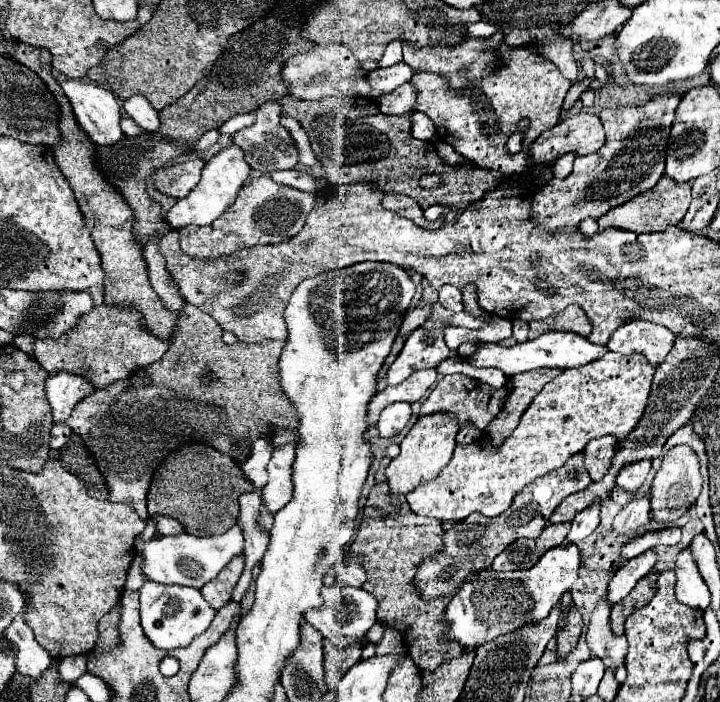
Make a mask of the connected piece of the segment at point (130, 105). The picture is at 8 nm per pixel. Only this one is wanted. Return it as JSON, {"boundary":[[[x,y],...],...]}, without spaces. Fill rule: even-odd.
{"boundary":[[[142,96],[128,98],[124,102],[124,110],[140,128],[144,128],[148,132],[158,132],[158,128],[160,128],[158,112],[152,108],[152,104],[146,98],[142,98]]]}

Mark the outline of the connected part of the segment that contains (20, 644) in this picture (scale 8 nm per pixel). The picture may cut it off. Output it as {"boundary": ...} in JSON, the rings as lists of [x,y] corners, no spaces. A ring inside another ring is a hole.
{"boundary":[[[26,598],[26,606],[24,610],[12,620],[12,624],[6,628],[6,638],[16,646],[16,670],[22,672],[24,676],[30,678],[40,678],[42,670],[46,670],[52,662],[52,658],[48,656],[46,650],[42,650],[42,646],[36,642],[32,630],[28,628],[28,624],[24,622],[24,614],[28,610],[28,598]]]}

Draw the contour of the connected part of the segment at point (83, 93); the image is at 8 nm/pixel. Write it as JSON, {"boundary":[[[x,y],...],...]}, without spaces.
{"boundary":[[[66,80],[60,86],[72,104],[74,118],[76,118],[78,126],[88,134],[88,138],[94,144],[112,146],[124,138],[124,134],[120,130],[120,118],[122,118],[120,106],[118,106],[116,96],[110,90],[96,86],[96,84],[90,84],[90,82],[82,82],[82,80]]]}

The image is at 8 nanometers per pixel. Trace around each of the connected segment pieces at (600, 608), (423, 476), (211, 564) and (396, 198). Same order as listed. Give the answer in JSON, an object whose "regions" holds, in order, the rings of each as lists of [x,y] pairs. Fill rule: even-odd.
{"regions":[[[[602,596],[590,616],[586,642],[588,648],[606,664],[606,668],[620,668],[624,666],[628,642],[626,636],[614,636],[610,630],[610,608],[610,602],[606,596]]],[[[436,412],[436,414],[430,414],[430,416],[418,418],[416,426],[410,430],[410,434],[400,444],[400,456],[394,458],[390,462],[390,466],[386,468],[390,496],[406,496],[420,482],[436,478],[438,472],[452,458],[452,452],[454,452],[454,446],[456,446],[456,434],[458,434],[458,420],[456,420],[454,414]]],[[[234,524],[222,536],[192,536],[182,532],[178,536],[154,536],[148,542],[136,538],[134,550],[142,556],[142,574],[150,582],[202,588],[206,582],[218,576],[218,572],[232,560],[232,556],[242,554],[244,538],[240,524]]],[[[386,194],[382,200],[382,206],[412,220],[414,224],[418,224],[420,228],[442,228],[444,220],[436,220],[436,222],[428,222],[424,218],[422,208],[410,198],[410,196],[400,196],[400,194]]]]}

